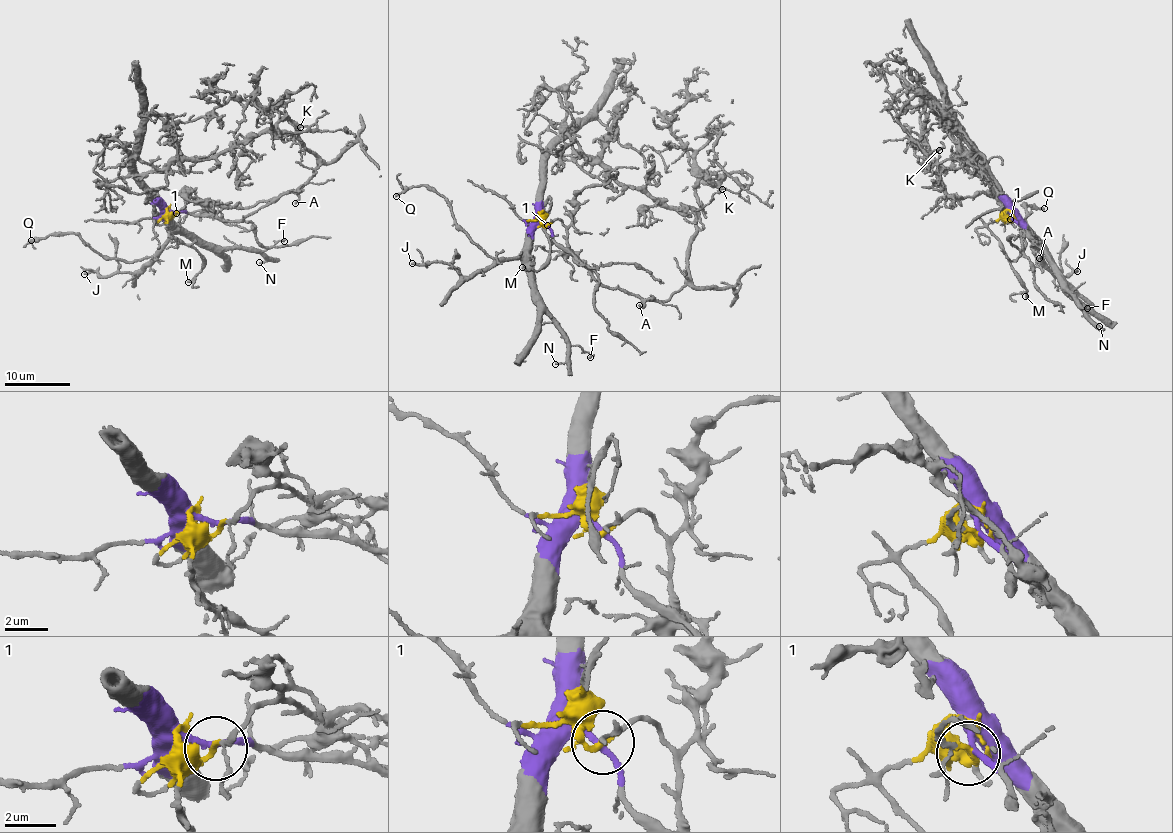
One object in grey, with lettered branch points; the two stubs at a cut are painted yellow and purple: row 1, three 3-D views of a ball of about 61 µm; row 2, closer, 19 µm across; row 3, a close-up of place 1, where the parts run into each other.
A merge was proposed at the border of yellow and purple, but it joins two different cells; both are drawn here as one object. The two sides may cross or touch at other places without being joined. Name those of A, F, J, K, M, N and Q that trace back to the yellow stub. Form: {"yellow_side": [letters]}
{"yellow_side": ["A", "K", "M"]}

